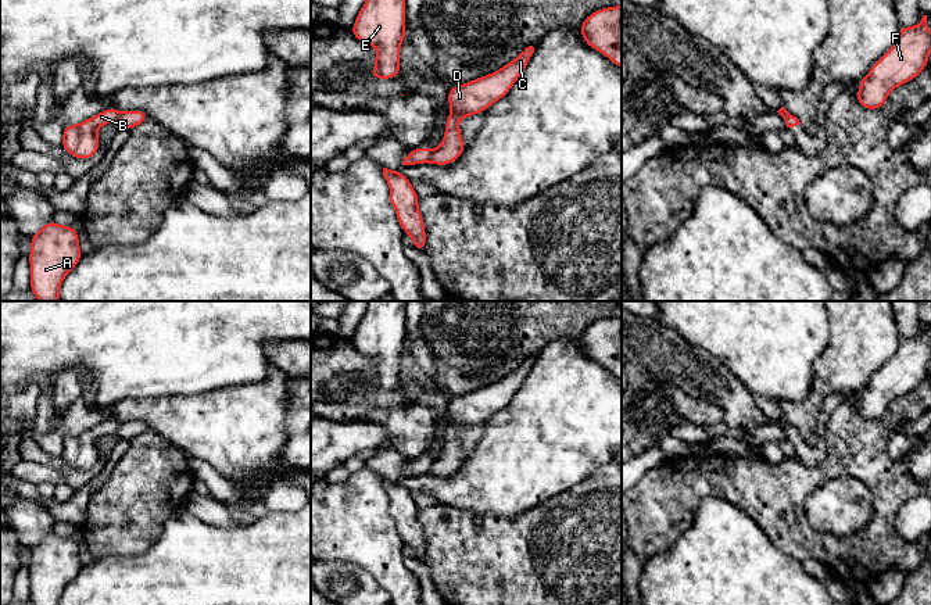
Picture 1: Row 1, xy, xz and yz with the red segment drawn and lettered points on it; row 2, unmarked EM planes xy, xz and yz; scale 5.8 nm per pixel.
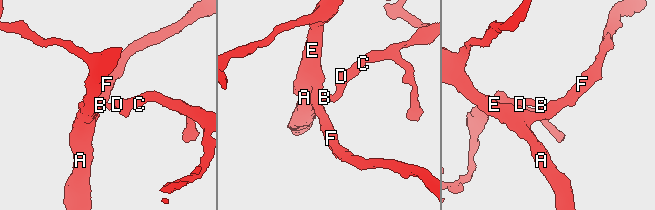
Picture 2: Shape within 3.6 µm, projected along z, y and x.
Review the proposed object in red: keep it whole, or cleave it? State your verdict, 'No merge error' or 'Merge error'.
Merge error

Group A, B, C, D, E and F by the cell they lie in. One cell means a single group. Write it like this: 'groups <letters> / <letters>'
groups A B E F / C D

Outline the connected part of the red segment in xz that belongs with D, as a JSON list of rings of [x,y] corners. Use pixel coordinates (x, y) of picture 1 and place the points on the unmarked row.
[[[529,357],[497,383],[450,400],[447,412],[451,416],[451,423],[445,433],[445,444],[427,473],[450,476],[462,466],[465,455],[459,441],[459,430],[483,423],[493,414],[501,411],[522,386],[533,364],[534,358]]]

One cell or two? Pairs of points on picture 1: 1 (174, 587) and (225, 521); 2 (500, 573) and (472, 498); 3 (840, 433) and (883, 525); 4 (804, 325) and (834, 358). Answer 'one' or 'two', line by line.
1: two
2: two
3: one
4: two

